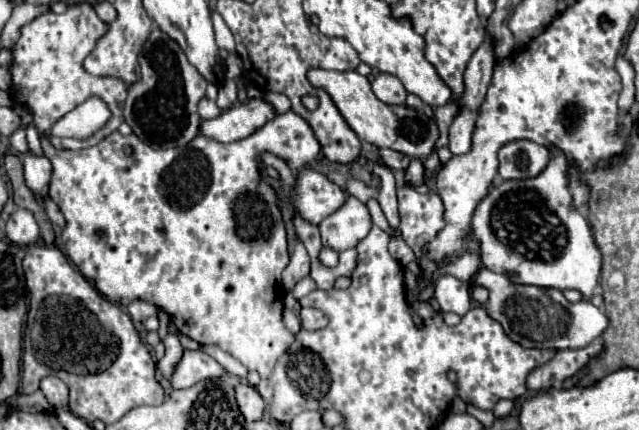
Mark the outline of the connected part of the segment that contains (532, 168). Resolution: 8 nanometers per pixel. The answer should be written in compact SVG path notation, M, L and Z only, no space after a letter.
M517 139L499 149L499 175L501 179L529 179L537 177L549 161L549 151L535 141Z

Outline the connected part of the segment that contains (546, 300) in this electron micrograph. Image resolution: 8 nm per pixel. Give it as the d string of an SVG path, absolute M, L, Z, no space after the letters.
M485 267L475 275L475 283L489 289L489 301L485 303L489 315L497 319L503 325L505 333L523 347L579 349L589 345L595 337L599 337L609 323L605 313L601 313L593 303L589 301L571 303L559 289L513 285L509 283L507 275L497 275Z

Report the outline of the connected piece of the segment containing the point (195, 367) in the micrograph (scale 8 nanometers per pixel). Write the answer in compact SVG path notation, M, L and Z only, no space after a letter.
M185 351L183 359L179 361L173 377L171 377L171 385L173 389L187 389L203 379L217 379L217 377L225 377L227 371L207 353L203 351Z

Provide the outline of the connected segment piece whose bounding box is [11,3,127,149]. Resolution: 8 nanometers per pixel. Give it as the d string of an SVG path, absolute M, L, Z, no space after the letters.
M79 3L69 7L61 15L47 13L33 19L21 29L21 37L13 47L13 63L11 63L13 95L17 101L27 103L27 107L33 111L33 121L39 133L51 129L63 115L67 115L71 109L87 101L87 95L95 95L103 99L111 111L109 123L97 133L93 133L91 137L87 137L85 141L51 137L49 141L53 143L55 149L83 149L83 147L97 145L109 133L117 131L117 127L123 123L123 105L127 97L125 83L113 77L93 77L83 69L83 59L89 55L89 51L95 47L95 41L105 31L107 31L107 23L103 23L97 17L93 5Z

